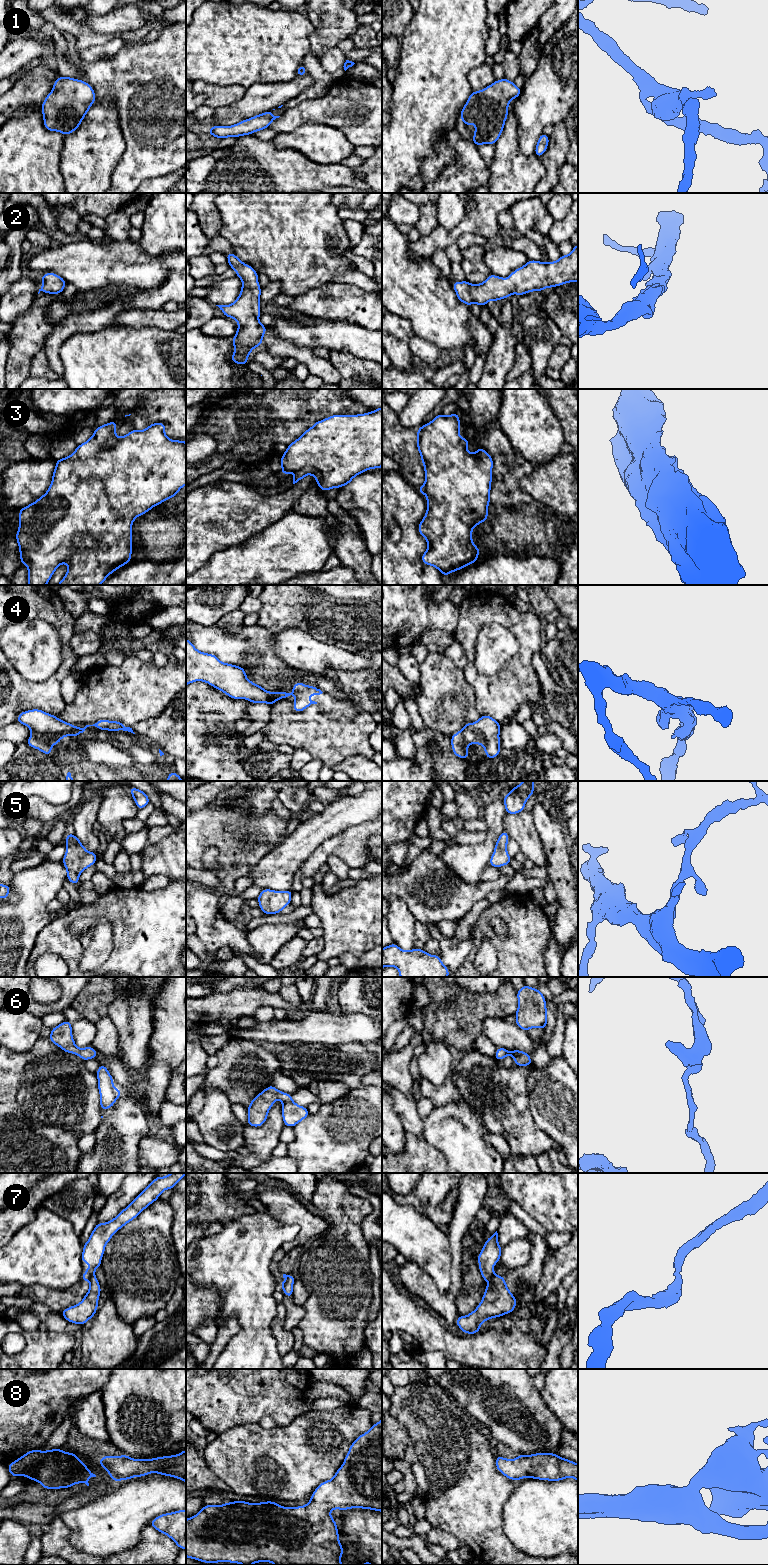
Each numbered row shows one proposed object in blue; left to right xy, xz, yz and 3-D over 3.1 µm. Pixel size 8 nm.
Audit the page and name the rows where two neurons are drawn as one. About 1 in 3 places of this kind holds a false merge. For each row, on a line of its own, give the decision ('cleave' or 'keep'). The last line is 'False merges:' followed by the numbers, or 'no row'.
1: keep
2: keep
3: cleave
4: keep
5: keep
6: keep
7: cleave
8: keep
False merges: 3, 7

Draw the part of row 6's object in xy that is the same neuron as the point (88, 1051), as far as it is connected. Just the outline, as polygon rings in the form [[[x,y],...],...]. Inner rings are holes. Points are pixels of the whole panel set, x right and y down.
[[[67,1020],[52,1028],[48,1038],[64,1052],[76,1054],[84,1061],[97,1057],[97,1051],[92,1046],[86,1048],[76,1046],[72,1036],[72,1023]]]

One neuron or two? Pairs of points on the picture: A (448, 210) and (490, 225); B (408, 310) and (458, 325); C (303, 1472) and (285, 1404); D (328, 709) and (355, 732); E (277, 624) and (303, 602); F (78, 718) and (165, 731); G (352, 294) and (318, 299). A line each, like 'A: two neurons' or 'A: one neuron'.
A: two neurons
B: one neuron
C: two neurons
D: two neurons
E: one neuron
F: two neurons
G: one neuron

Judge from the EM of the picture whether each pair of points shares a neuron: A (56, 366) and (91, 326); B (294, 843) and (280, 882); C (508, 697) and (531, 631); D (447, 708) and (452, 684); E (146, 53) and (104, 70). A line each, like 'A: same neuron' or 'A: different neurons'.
A: same neuron
B: same neuron
C: same neuron
D: same neuron
E: same neuron

